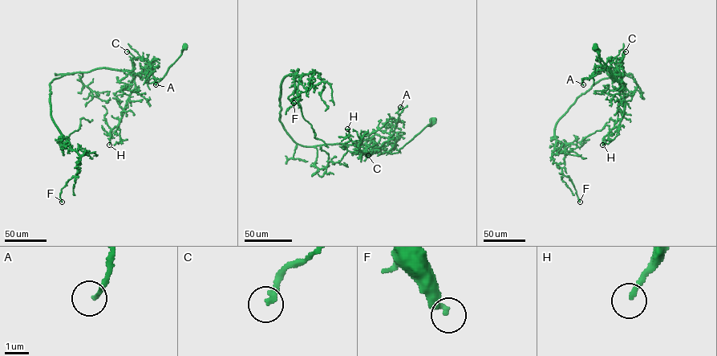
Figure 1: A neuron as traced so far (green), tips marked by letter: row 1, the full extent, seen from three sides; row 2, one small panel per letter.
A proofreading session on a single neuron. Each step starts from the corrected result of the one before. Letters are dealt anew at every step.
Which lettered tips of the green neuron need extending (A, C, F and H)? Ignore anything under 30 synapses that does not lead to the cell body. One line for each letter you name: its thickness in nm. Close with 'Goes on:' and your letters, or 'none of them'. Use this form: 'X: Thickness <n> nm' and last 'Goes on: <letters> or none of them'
Goes on: none of them

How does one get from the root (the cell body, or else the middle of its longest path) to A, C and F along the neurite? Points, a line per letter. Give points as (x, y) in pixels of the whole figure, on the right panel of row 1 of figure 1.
A: (595, 47), (613, 76), (624, 83), (619, 75), (597, 70), (595, 75), (583, 79), (583, 84)
C: (595, 47), (613, 76), (621, 83), (624, 83), (624, 75), (616, 70), (625, 51)
F: (595, 47), (624, 83), (615, 68), (617, 74), (578, 96), (555, 126), (552, 158), (580, 202)

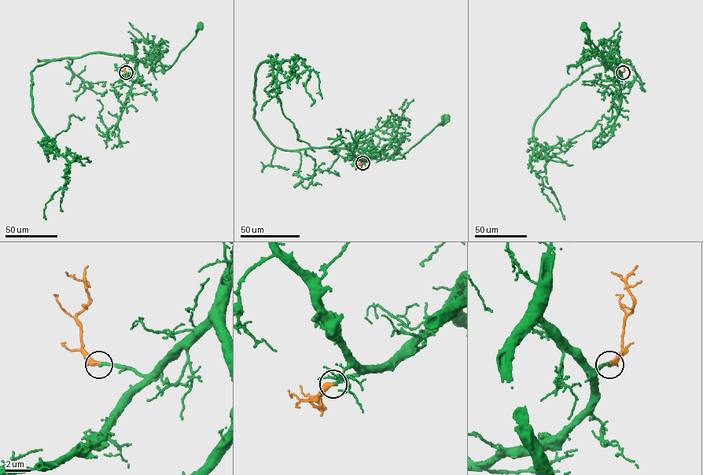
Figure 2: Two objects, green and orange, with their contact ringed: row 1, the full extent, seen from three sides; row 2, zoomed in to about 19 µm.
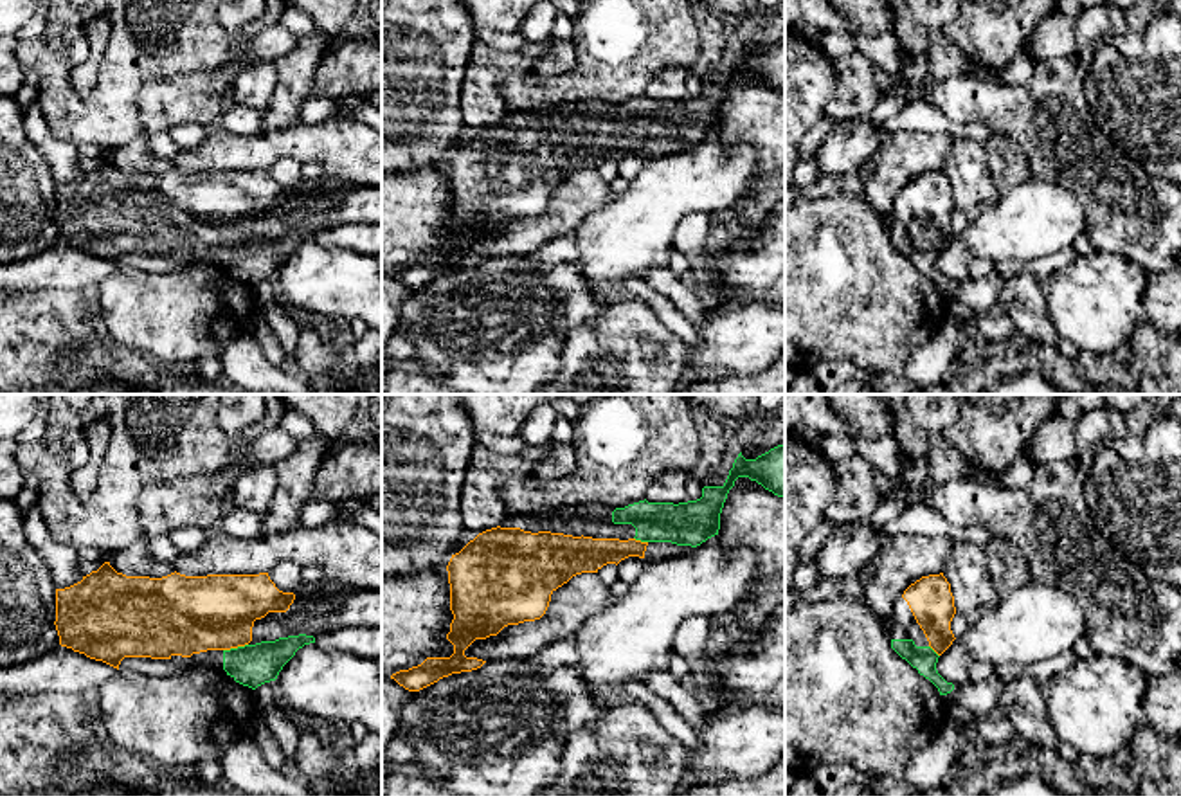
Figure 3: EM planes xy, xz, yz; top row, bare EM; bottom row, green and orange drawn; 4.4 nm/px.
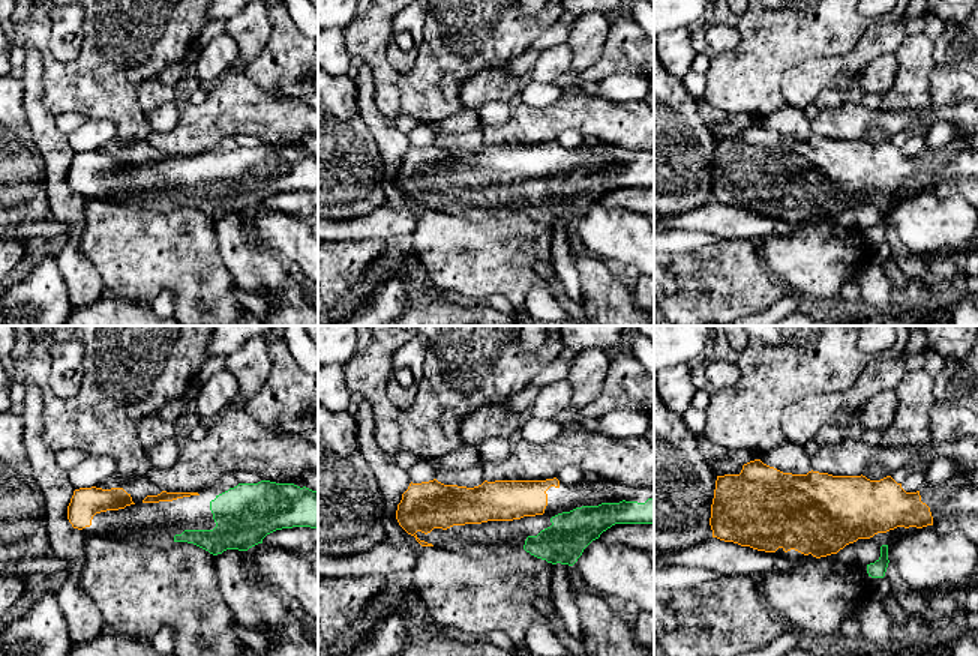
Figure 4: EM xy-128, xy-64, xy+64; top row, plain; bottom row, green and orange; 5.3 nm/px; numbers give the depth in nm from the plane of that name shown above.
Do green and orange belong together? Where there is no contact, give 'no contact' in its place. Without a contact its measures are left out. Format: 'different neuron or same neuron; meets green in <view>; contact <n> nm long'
same neuron; meets green in xy; contact 120 nm long

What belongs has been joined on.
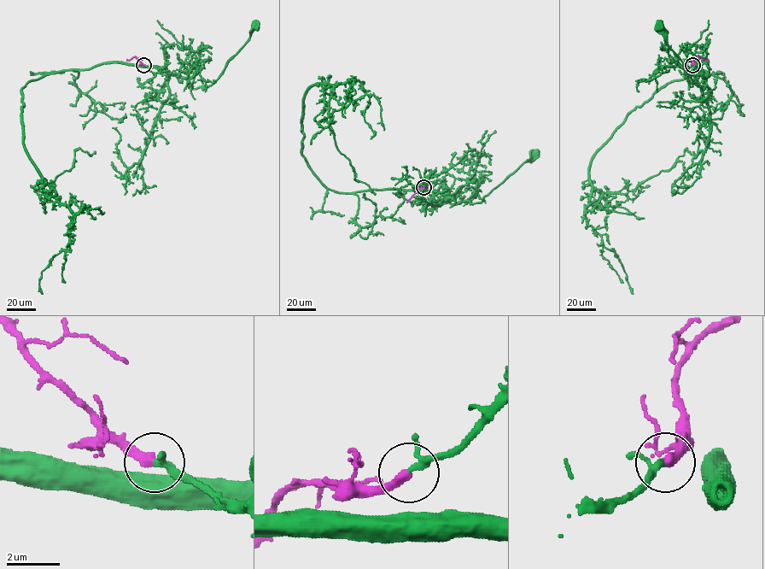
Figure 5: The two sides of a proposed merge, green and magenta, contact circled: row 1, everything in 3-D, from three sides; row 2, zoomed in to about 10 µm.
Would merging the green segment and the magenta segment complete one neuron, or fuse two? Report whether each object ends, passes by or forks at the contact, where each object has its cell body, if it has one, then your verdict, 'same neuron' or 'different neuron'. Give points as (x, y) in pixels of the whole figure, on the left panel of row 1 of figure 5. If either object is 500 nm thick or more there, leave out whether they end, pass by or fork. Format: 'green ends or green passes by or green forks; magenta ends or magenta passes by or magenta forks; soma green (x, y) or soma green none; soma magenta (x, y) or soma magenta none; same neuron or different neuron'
green passes by; magenta ends; soma green (255, 25); soma magenta none; same neuron

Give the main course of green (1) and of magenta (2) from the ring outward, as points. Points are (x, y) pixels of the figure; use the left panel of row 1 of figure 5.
1: (144, 65), (183, 77), (191, 89), (202, 86), (203, 89), (218, 79), (255, 26)
2: (144, 65), (135, 56), (126, 60)

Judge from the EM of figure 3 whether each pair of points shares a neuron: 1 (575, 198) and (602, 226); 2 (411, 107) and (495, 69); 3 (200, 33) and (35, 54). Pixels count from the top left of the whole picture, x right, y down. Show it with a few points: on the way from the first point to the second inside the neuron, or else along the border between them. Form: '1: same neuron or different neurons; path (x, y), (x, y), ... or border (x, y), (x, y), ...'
1: different neurons; border (614, 195), (573, 231)
2: different neurons; border (474, 42), (461, 89), (463, 126)
3: same neuron; path (157, 58), (146, 60), (99, 105), (71, 98)

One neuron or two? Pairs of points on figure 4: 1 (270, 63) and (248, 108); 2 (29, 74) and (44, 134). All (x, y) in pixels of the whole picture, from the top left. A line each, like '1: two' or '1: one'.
1: two
2: one

